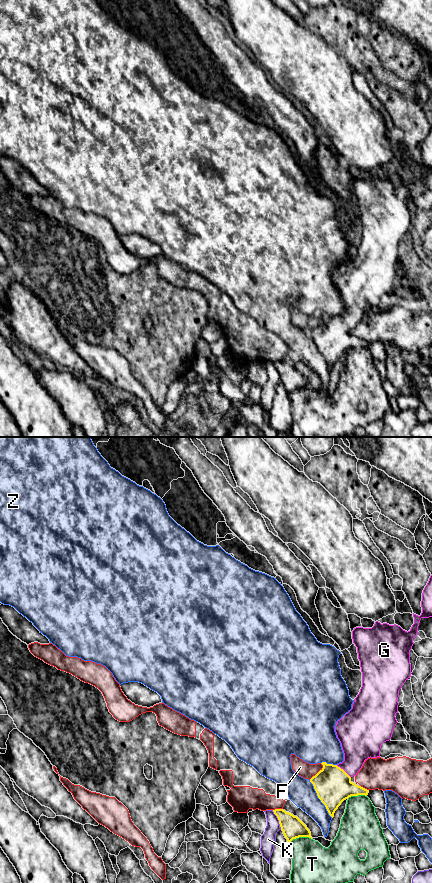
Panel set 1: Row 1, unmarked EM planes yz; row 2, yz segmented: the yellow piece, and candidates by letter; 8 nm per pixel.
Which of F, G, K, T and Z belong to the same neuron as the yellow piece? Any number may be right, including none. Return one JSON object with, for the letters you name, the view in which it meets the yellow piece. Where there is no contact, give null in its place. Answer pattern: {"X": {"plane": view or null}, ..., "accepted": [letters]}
{"G": {"plane": "yz"}, "accepted": ["G"]}

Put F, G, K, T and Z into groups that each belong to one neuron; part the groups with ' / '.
F / G / K / T / Z

